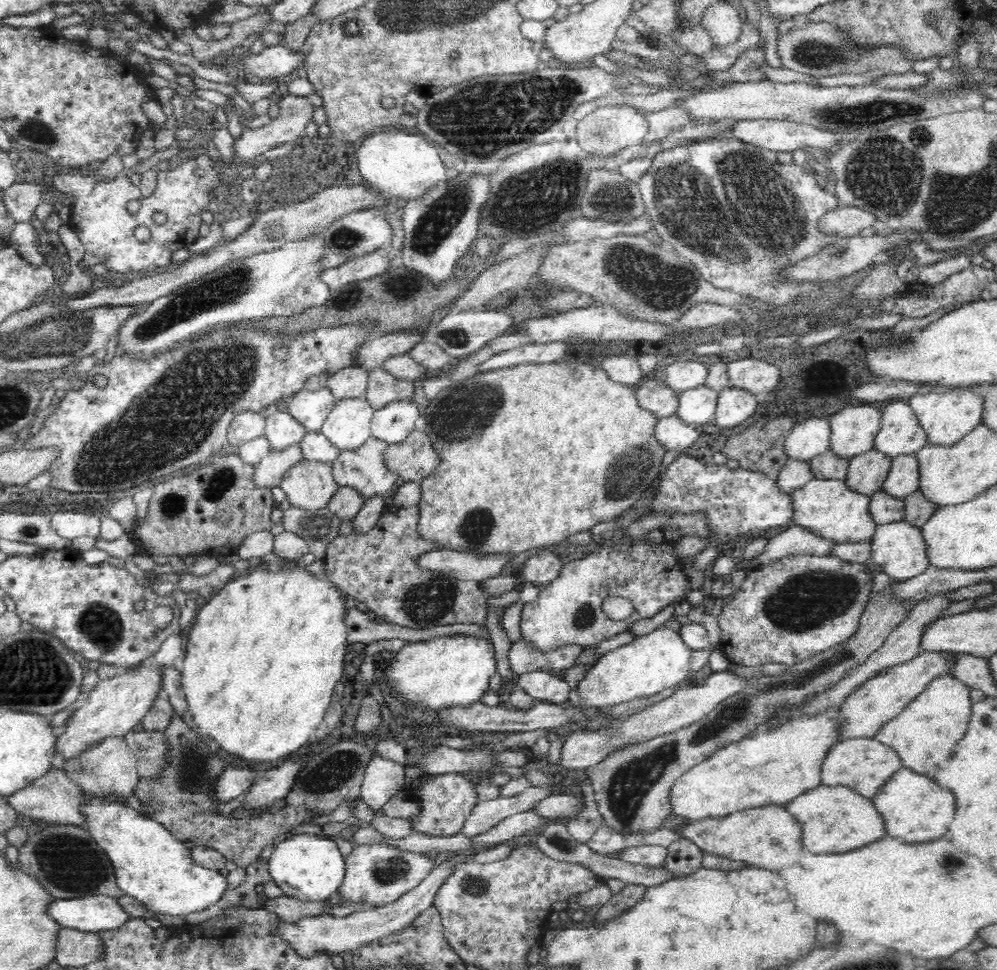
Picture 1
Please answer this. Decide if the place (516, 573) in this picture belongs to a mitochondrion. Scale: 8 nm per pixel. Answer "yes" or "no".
no

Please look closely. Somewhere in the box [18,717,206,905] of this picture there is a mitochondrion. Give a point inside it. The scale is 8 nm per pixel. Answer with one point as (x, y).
(71, 864)

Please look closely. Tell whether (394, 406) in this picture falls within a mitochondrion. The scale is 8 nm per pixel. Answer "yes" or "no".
no

